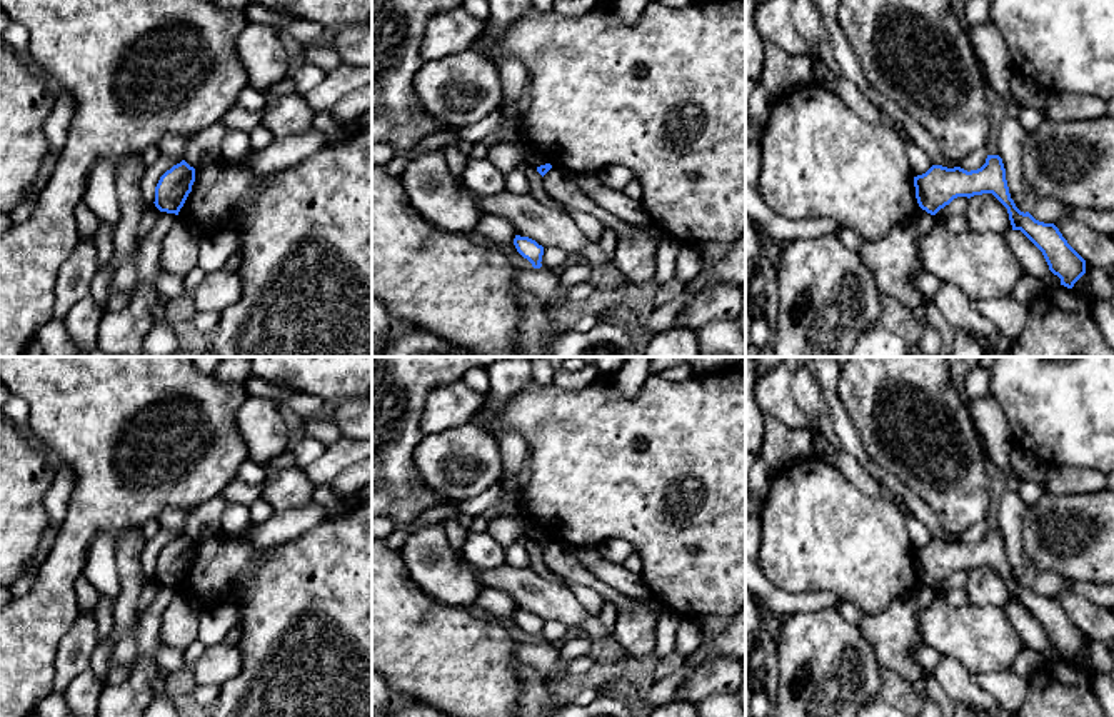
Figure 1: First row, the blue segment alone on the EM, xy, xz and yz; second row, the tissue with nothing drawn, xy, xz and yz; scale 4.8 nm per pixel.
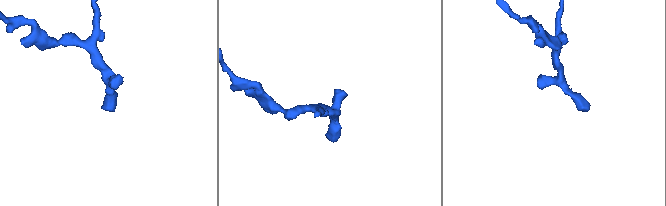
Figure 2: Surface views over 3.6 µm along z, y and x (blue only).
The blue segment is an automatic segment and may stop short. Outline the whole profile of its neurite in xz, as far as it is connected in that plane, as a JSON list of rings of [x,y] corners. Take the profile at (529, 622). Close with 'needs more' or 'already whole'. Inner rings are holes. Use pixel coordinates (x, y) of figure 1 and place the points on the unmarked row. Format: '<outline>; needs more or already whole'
[[[515,609],[514,619],[517,625],[532,637],[534,642],[542,640],[540,637],[544,629],[542,619],[539,619],[535,614],[529,610],[520,610],[520,609]]]; already whole

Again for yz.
[[[987,529],[986,537],[971,545],[961,540],[932,539],[926,547],[914,550],[914,560],[919,580],[931,589],[957,570],[992,567],[1007,582],[1012,604],[1021,604],[1042,625],[1049,644],[1061,652],[1061,659],[1072,662],[1086,647],[1086,634],[1054,597],[1039,595],[1016,580],[999,529]]]; already whole

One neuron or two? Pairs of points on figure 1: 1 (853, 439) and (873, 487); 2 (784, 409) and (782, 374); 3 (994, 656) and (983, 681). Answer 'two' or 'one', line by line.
1: two
2: one
3: two

